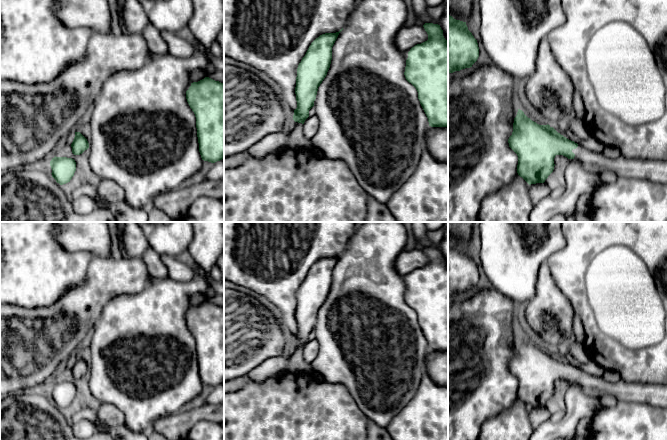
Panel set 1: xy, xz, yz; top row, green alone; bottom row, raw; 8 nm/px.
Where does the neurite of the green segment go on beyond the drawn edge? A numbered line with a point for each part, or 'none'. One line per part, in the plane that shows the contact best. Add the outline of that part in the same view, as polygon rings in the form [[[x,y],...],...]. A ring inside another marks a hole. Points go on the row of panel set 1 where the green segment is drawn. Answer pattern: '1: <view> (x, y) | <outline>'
1: yz (656, 171) | [[[578,145],[572,152],[575,154],[574,159],[591,173],[601,175],[604,172],[612,172],[616,176],[667,184],[667,161],[627,159],[623,156],[609,159],[602,153],[588,150],[583,145]]]

